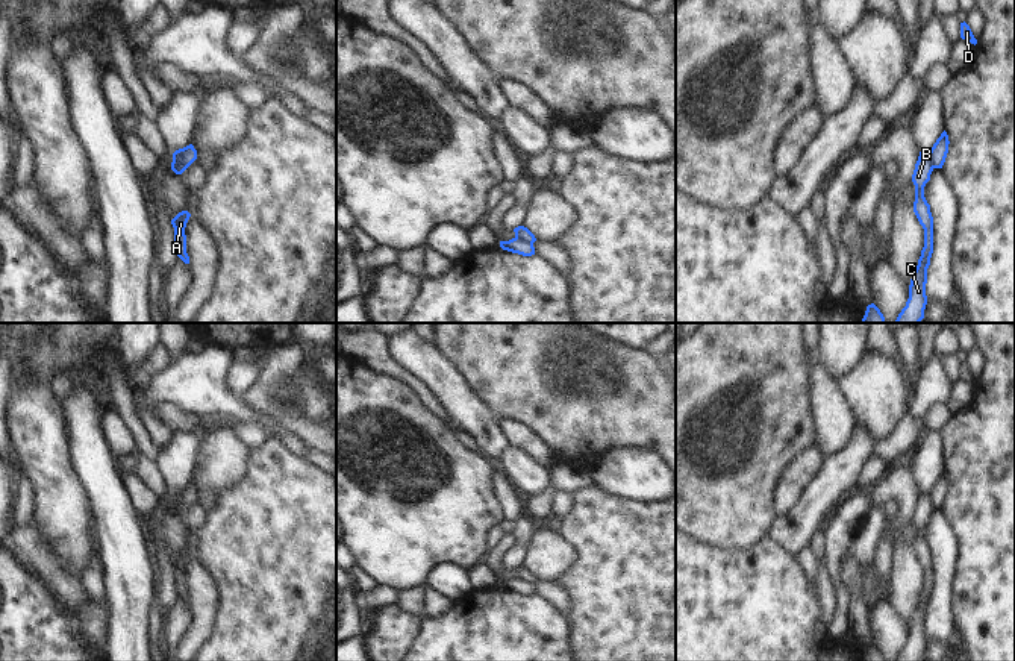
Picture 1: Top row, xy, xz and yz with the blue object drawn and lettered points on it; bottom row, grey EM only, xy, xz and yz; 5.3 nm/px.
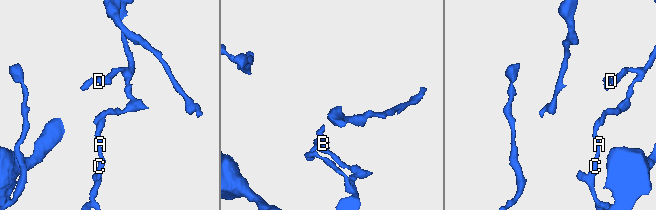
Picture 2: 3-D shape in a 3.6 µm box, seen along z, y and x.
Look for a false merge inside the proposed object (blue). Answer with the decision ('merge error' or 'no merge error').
merge error

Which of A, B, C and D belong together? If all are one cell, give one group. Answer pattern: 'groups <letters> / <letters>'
groups A B C / D

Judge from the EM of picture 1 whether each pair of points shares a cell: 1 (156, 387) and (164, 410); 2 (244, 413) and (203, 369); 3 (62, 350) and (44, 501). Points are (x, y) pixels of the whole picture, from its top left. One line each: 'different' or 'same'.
1: different
2: same
3: same

